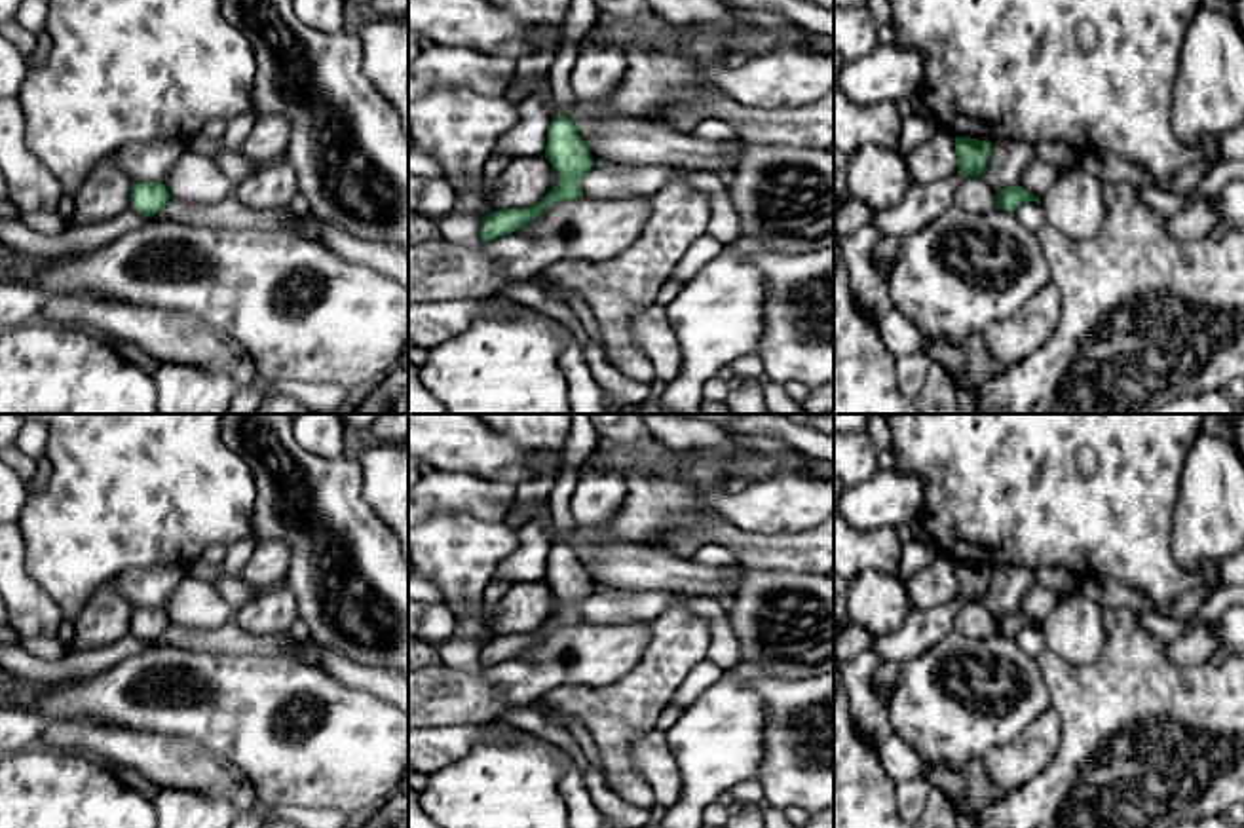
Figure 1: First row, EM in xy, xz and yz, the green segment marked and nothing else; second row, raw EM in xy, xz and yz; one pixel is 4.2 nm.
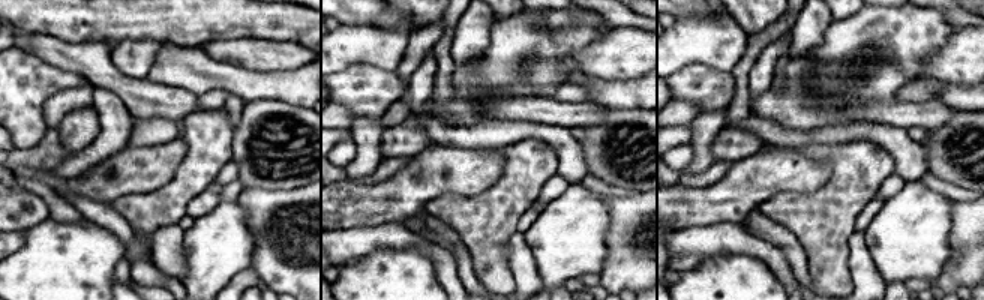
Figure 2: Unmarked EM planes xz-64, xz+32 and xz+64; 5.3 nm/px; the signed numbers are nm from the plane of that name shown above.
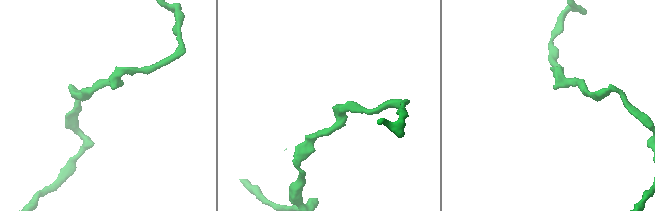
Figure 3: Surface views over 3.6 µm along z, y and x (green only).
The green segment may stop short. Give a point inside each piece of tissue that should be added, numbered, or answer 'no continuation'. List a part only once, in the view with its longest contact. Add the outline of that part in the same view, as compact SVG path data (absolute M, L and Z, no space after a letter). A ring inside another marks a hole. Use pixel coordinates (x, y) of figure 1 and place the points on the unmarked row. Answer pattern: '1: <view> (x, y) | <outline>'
1: xz (582, 439) | M572 414L572 425L564 446L564 473L558 477L549 496L558 539L562 541L570 530L577 528L570 503L579 482L579 469L598 442L600 437L591 422L591 414Z

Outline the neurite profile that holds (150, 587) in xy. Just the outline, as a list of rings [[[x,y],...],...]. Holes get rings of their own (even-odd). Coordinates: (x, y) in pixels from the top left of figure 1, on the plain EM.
[[[152,566],[127,570],[114,577],[112,583],[133,604],[133,608],[163,610],[186,574],[188,568],[184,566]]]

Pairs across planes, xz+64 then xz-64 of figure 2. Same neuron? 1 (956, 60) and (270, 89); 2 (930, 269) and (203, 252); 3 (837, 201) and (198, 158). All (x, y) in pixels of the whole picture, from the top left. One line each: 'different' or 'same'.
1: different
2: same
3: same

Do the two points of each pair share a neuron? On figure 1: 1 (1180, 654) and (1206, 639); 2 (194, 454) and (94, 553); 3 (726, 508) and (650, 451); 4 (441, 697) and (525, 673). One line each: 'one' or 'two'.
1: one
2: one
3: two
4: one

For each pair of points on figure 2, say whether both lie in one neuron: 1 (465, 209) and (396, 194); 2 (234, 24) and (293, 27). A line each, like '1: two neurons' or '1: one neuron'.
1: two neurons
2: one neuron

